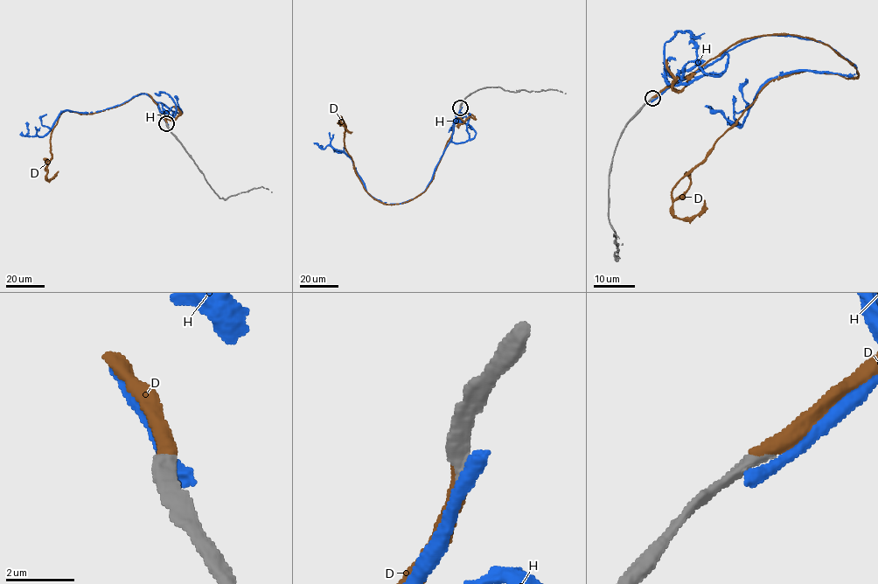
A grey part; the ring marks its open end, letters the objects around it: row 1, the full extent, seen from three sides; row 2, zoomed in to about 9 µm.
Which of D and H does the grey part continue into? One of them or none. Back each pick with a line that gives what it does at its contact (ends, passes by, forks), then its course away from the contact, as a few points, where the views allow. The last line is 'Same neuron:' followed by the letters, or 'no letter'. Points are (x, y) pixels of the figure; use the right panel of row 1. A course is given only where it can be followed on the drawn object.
D: It ends there. Its course: (652, 98), (758, 35), (826, 44), (857, 71), (769, 83), (671, 193), (680, 218), (704, 200)
Same neuron: D

